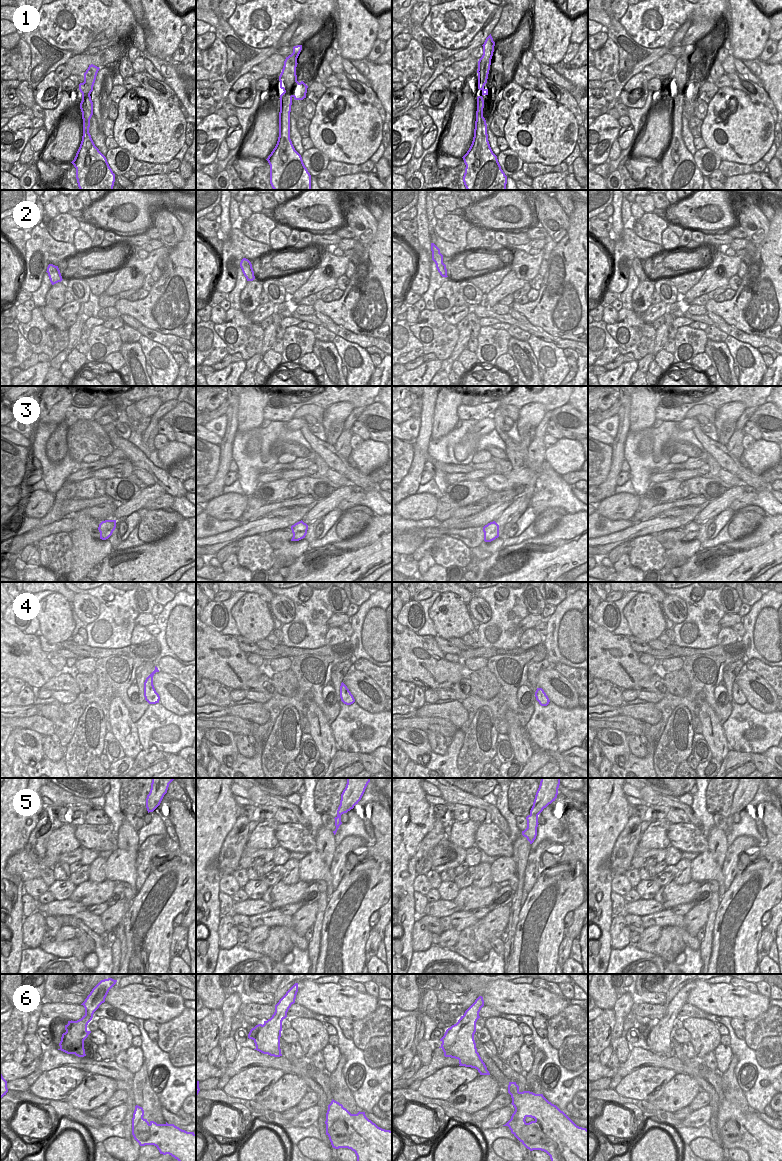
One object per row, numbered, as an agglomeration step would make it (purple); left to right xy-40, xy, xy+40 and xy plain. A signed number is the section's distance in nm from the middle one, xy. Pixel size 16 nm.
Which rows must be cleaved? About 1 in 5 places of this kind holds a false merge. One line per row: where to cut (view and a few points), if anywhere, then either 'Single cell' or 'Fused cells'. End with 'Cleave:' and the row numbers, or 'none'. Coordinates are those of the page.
1: No split. Single cell
2: No split. Single cell
3: No split. Single cell
4: No split. Single cell
5: No split. Single cell
6: No split. Single cell
Cleave: none.

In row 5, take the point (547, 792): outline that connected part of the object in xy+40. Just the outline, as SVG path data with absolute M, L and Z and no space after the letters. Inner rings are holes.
M541 778L530 814L526 817L527 828L522 835L532 844L537 836L538 815L551 804L558 795L560 778Z

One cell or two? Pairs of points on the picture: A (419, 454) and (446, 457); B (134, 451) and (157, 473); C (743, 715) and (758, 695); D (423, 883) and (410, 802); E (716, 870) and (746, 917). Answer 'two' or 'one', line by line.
A: two
B: one
C: two
D: two
E: two

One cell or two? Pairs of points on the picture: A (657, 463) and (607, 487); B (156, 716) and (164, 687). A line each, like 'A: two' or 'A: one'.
A: two
B: two

